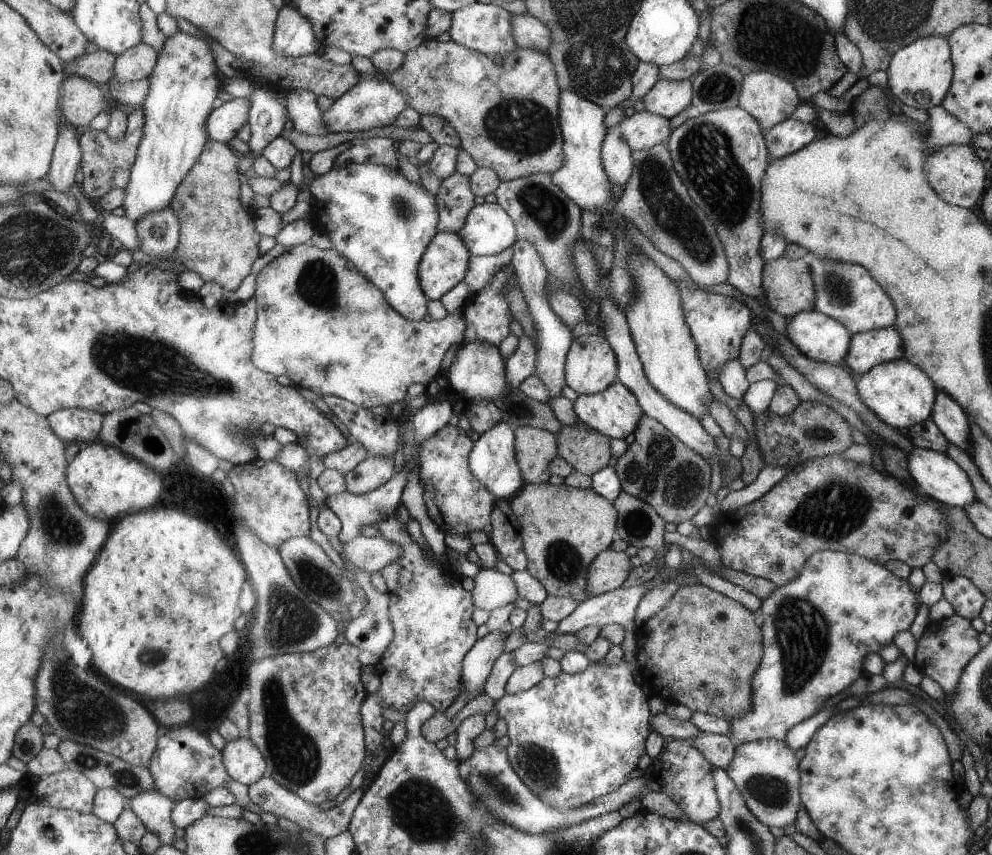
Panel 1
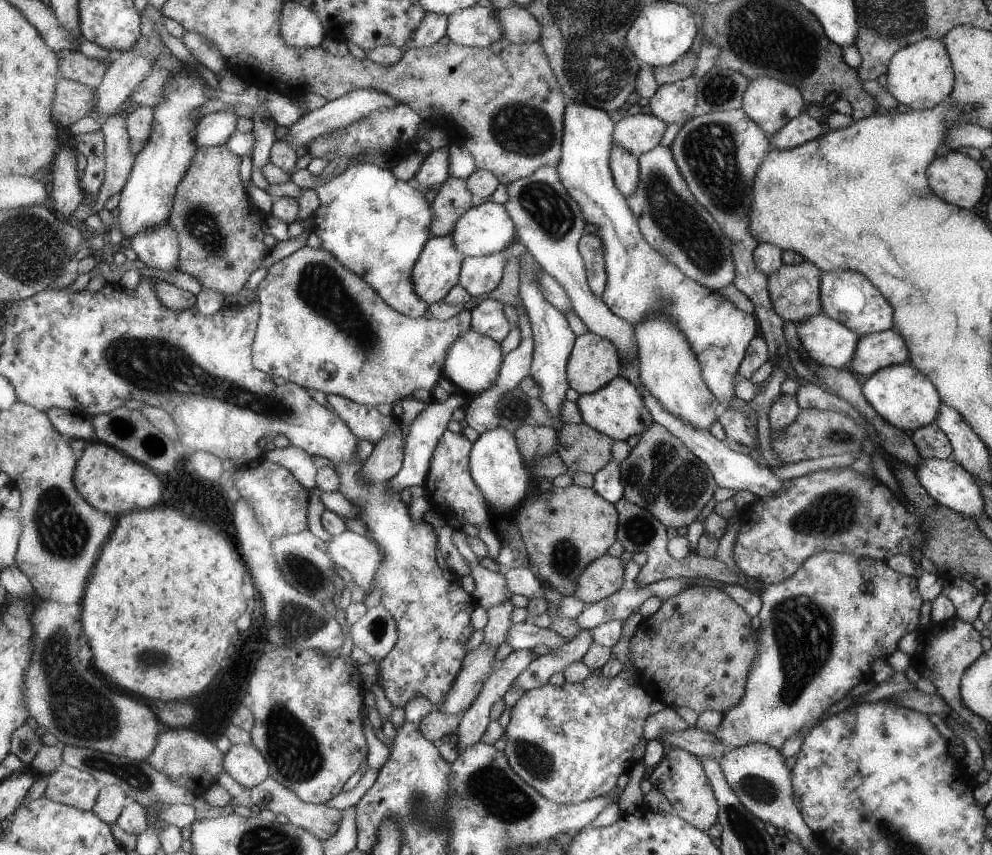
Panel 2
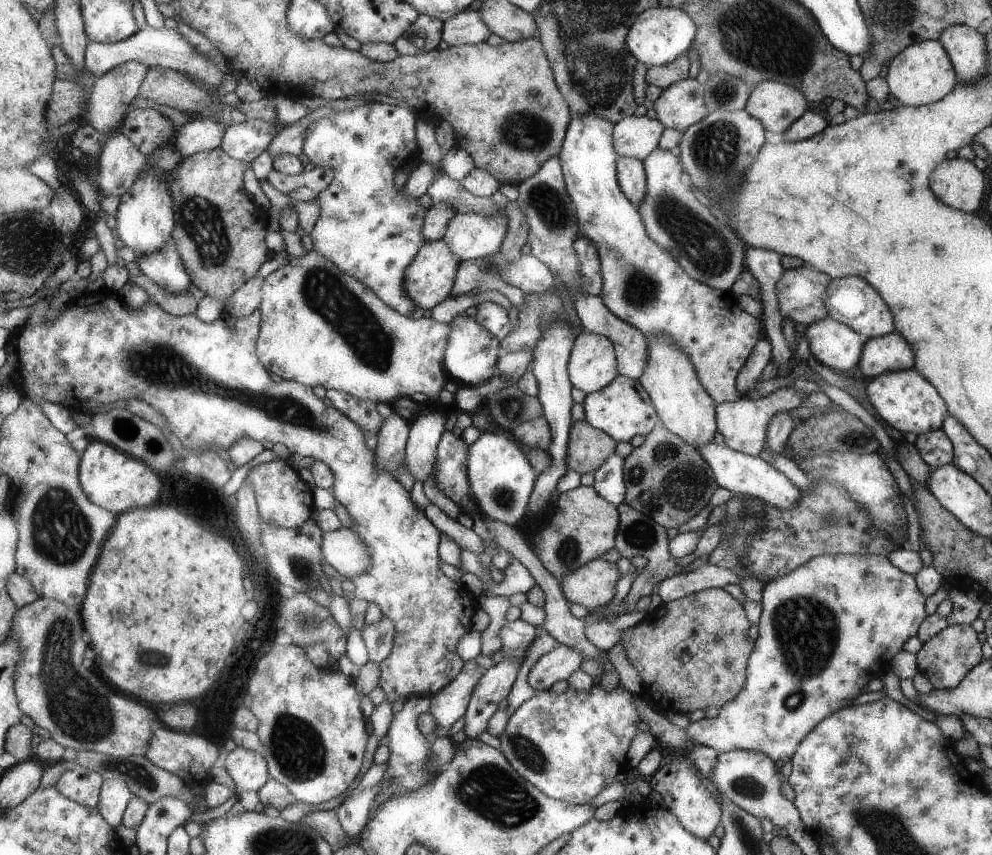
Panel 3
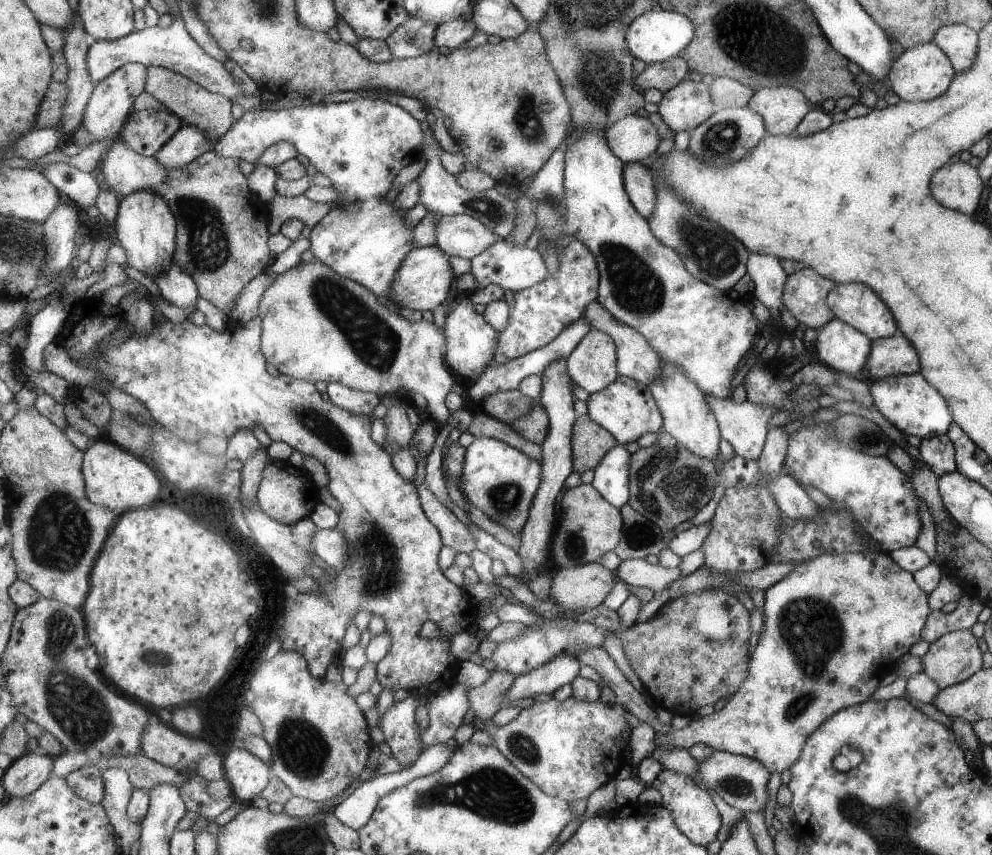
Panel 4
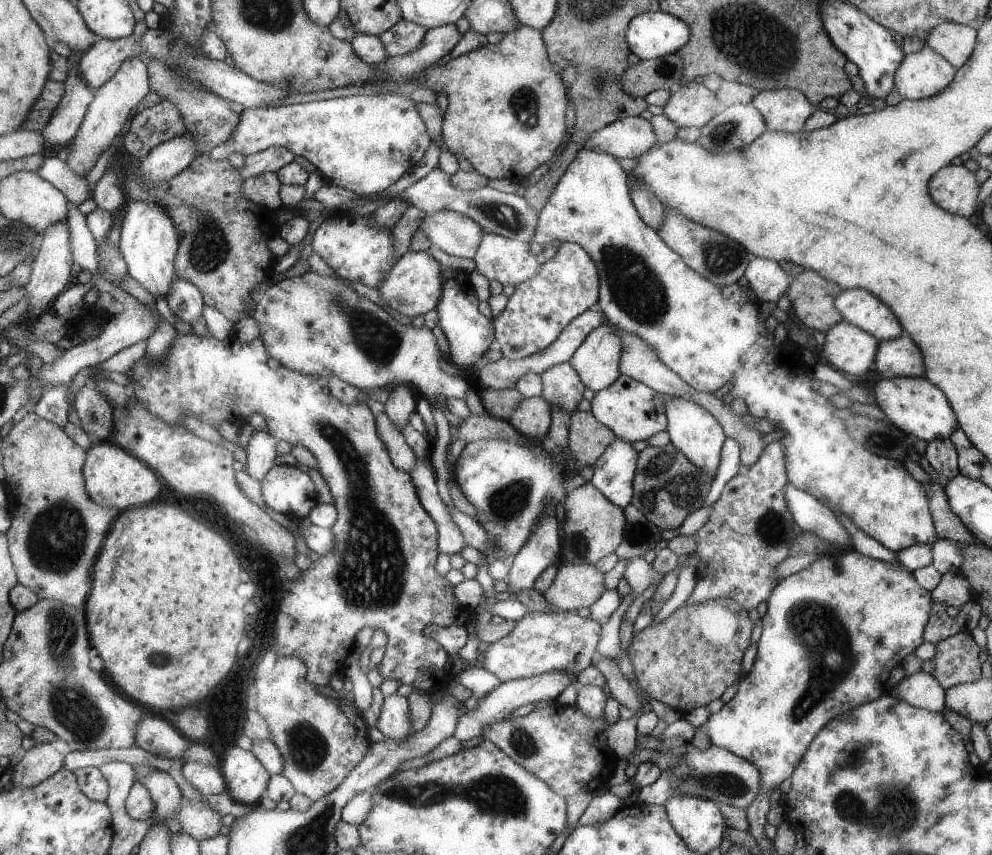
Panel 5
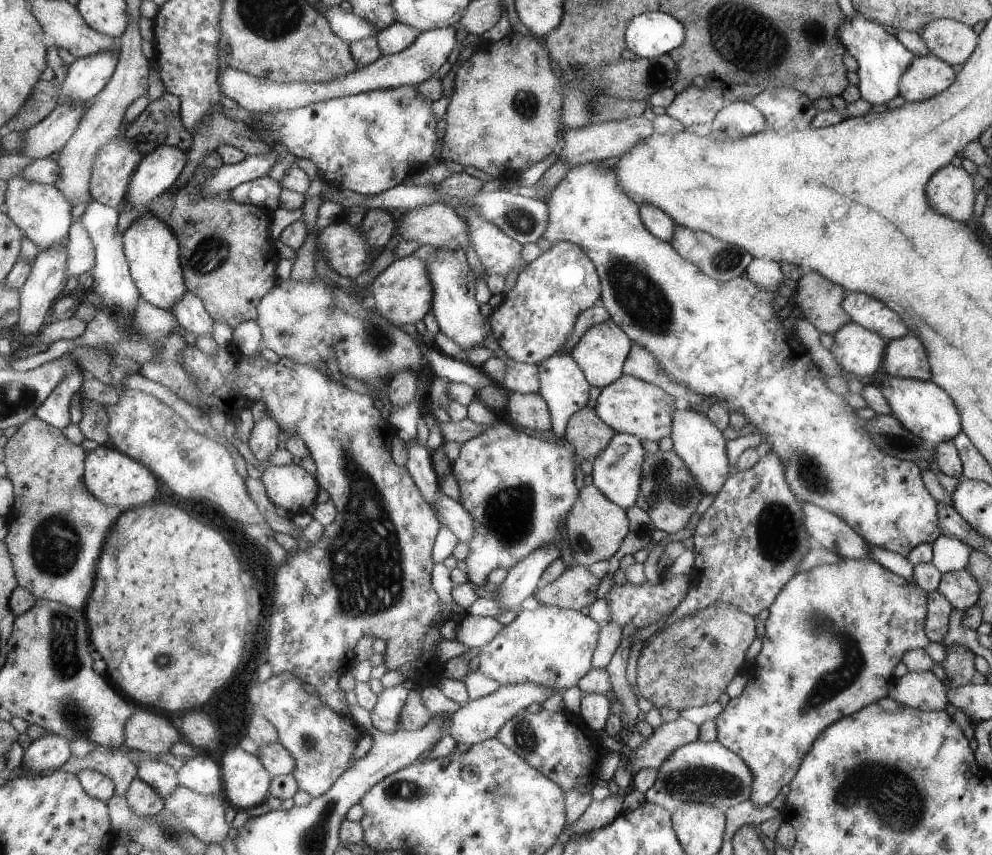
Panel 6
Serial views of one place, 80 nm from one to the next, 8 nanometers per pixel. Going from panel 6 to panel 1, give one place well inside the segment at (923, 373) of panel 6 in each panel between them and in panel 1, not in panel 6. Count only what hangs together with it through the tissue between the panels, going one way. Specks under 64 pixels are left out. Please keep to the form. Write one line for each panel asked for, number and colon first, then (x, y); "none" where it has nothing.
1: (866, 349)
2: (874, 351)
3: (889, 352)
4: (893, 356)
5: (900, 357)

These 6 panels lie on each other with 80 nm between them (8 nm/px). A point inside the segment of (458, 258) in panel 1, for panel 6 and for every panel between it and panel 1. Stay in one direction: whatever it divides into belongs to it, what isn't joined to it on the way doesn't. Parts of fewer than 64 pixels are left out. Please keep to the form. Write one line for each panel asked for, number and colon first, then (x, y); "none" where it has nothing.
2: (438, 271)
3: (430, 279)
4: (424, 281)
5: (414, 286)
6: (403, 293)

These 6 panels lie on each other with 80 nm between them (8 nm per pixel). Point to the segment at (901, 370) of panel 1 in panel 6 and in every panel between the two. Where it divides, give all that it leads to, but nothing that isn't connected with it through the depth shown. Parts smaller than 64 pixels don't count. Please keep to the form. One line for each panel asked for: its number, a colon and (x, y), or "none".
2: (903, 397)
3: (904, 401)
4: (909, 403)
5: (916, 407)
6: (922, 407)

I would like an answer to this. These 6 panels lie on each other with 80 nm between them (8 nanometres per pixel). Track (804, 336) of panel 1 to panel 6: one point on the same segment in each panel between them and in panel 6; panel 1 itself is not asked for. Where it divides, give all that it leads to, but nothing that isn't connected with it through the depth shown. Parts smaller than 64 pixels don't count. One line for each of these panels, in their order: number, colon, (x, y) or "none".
2: (827, 342)
3: (831, 343)
4: (842, 349)
5: (846, 348)
6: (859, 352)

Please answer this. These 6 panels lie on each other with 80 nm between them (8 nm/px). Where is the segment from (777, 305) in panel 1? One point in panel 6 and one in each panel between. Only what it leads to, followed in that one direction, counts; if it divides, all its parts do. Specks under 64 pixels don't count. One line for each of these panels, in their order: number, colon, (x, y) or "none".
2: (794, 289)
3: (800, 292)
4: (805, 292)
5: (812, 297)
6: (819, 299)

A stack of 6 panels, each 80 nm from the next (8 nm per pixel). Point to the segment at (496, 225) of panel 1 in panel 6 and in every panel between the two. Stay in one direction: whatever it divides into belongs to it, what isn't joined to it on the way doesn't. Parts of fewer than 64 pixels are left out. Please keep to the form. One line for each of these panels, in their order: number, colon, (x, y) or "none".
2: (487, 228)
3: (473, 236)
4: (463, 236)
5: (456, 234)
6: (439, 225)

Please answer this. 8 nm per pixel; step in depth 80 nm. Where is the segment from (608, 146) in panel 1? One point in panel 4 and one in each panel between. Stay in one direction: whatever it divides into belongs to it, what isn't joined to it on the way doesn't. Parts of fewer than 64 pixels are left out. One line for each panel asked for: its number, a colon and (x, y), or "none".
2: (623, 165)
3: (630, 173)
4: (638, 179)

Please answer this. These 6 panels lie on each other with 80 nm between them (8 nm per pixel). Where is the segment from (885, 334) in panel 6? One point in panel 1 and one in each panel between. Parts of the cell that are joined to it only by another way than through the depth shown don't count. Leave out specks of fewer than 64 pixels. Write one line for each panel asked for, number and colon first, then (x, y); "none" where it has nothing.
1: (843, 291)
2: (848, 297)
3: (849, 301)
4: (854, 304)
5: (858, 307)

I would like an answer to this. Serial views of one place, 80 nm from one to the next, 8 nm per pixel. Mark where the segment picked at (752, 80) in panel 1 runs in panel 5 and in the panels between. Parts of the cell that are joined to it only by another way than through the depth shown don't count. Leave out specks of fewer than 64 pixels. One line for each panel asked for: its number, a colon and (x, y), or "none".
2: (771, 103)
3: (776, 105)
4: (782, 108)
5: (786, 110)

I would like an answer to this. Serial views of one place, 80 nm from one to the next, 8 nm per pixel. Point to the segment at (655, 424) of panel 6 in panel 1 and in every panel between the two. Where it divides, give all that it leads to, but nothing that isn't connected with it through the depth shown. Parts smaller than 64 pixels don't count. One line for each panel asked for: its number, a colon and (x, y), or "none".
1: (615, 411)
2: (617, 409)
3: (622, 409)
4: (626, 408)
5: (634, 412)

